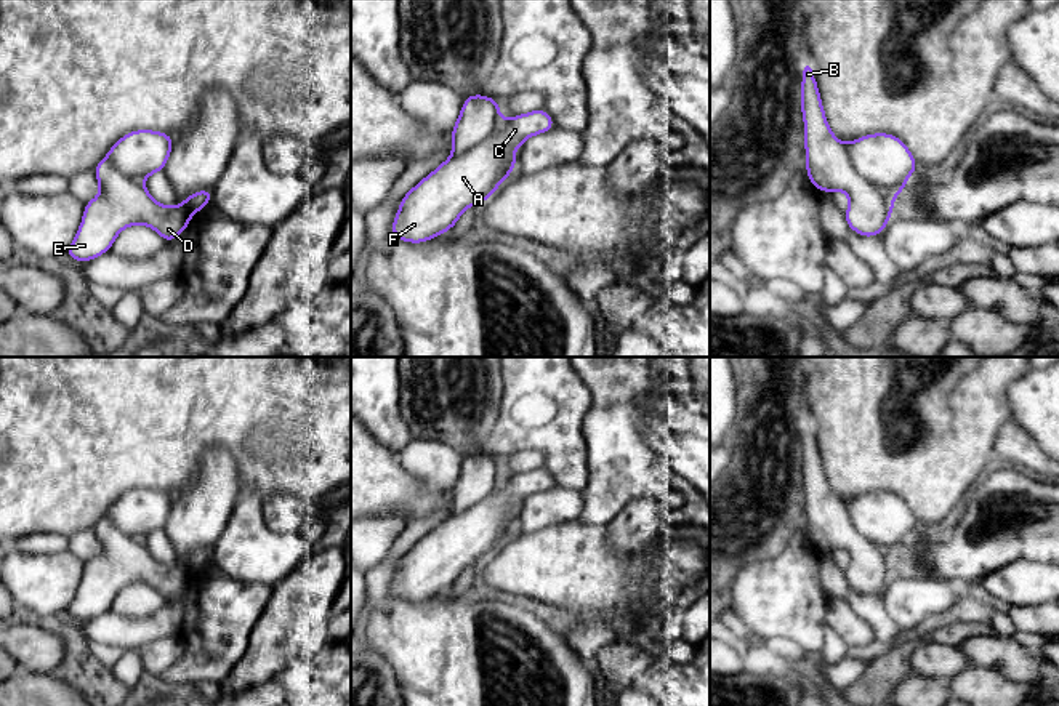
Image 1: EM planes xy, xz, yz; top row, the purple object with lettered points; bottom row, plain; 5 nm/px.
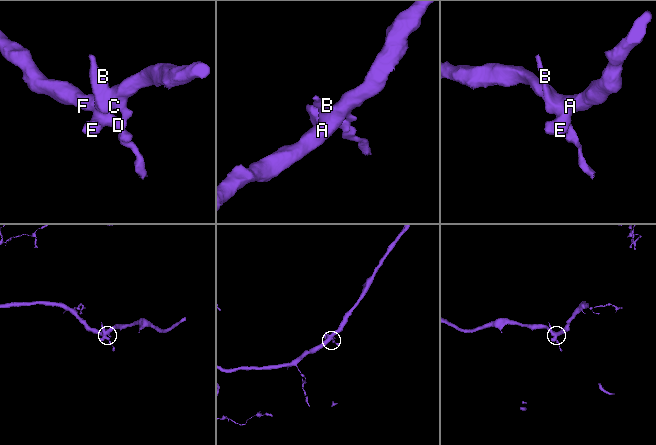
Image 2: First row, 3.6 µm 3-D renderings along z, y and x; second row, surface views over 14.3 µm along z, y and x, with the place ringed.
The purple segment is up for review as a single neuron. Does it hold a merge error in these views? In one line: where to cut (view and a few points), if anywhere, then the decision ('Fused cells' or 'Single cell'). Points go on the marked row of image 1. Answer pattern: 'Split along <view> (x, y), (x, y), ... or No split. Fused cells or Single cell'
Split along yz (843, 144), (851, 165), (893, 197). Fused cells

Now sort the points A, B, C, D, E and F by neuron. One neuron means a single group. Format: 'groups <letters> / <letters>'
groups A C F / B D E

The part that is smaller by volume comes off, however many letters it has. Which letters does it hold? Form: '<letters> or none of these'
B, D, E

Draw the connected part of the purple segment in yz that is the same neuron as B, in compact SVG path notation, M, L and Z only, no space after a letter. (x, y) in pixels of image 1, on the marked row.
M809 66L801 77L801 115L804 120L806 174L819 192L843 191L849 207L843 213L851 231L876 237L894 211L894 197L852 166L844 144L833 134L825 117L817 78Z

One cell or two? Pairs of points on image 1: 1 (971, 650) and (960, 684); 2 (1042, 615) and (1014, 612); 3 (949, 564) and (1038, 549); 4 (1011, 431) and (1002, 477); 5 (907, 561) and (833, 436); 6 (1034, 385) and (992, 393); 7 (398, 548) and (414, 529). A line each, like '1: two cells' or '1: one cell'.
1: one cell
2: one cell
3: one cell
4: two cells
5: two cells
6: two cells
7: one cell

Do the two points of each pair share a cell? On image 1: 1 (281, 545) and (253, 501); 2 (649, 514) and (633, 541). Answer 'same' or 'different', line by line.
1: same
2: same

